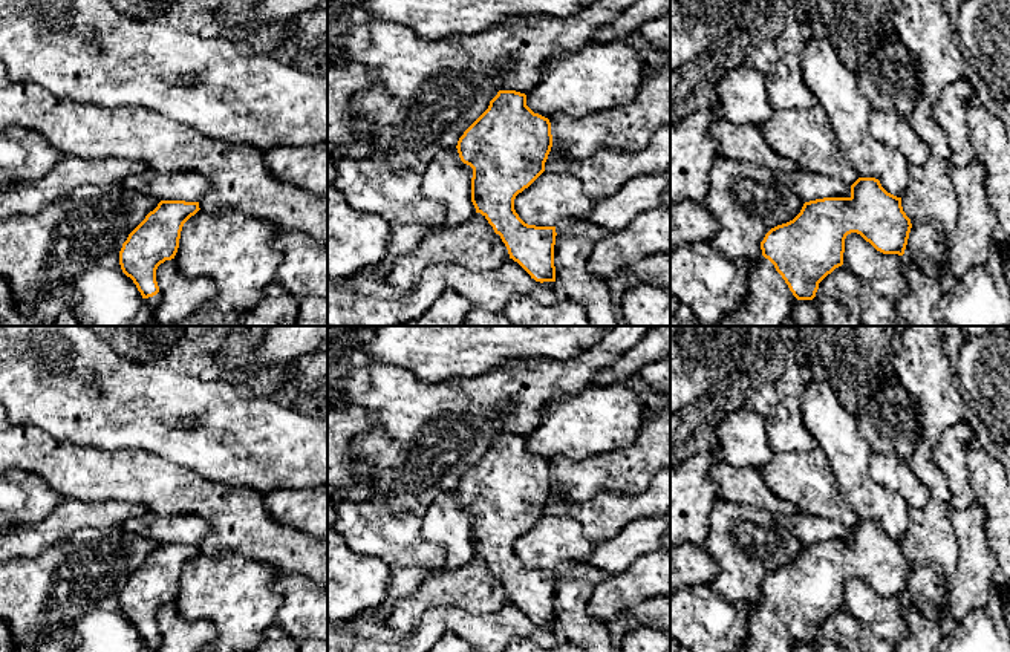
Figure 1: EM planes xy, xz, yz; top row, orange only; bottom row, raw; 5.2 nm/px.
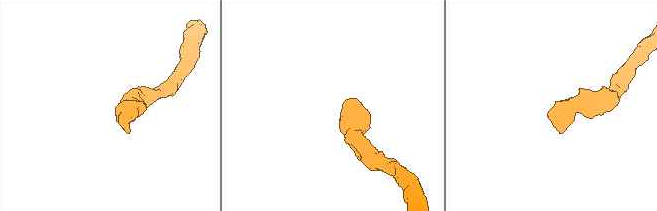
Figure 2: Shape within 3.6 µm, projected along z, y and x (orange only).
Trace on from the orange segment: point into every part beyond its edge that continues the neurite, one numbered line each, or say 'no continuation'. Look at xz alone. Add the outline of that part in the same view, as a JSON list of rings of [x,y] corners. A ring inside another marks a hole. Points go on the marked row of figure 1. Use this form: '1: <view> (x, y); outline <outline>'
no continuation

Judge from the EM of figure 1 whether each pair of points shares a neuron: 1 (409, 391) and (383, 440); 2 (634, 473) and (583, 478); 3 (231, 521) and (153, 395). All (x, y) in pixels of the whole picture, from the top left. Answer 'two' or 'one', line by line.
1: one
2: one
3: two

